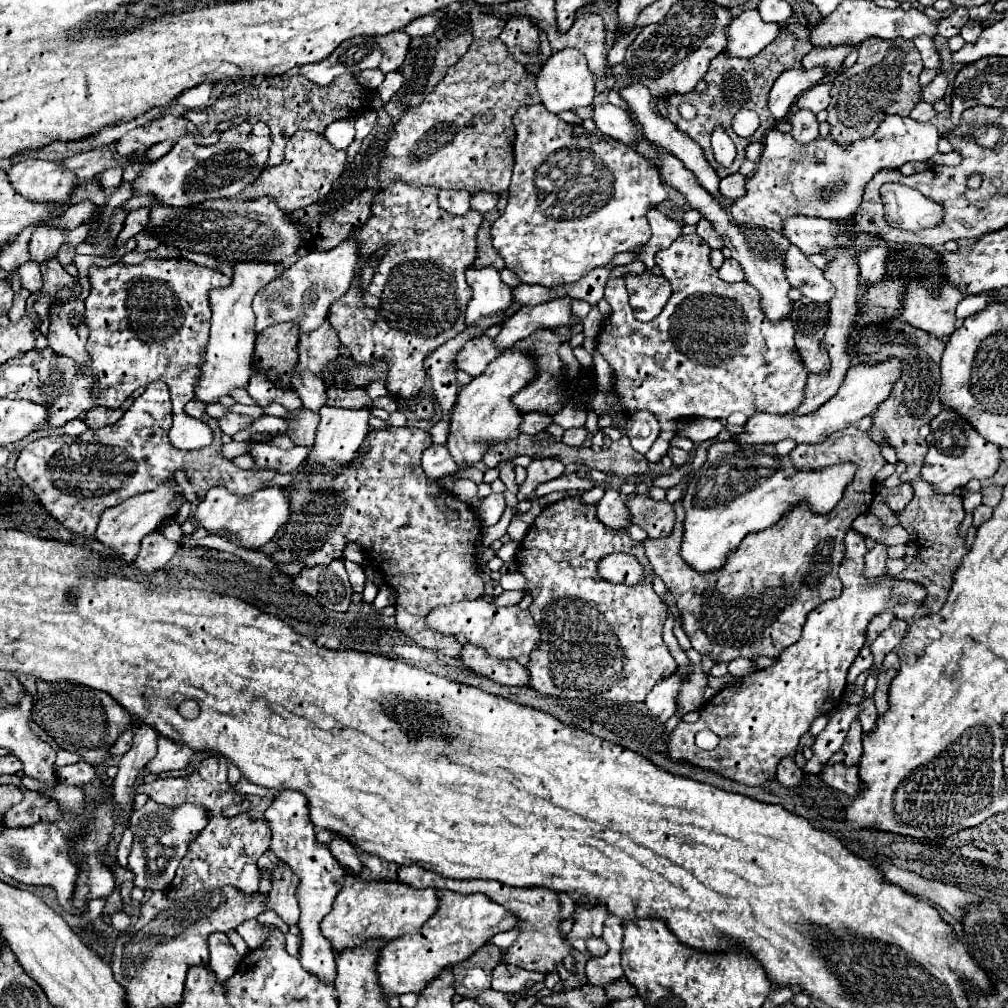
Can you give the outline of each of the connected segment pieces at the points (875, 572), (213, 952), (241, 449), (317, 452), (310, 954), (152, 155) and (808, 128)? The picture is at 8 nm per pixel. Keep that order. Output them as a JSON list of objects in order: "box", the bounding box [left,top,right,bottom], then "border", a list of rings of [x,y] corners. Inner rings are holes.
[{"box":[864,543,888,581],"border":[[[876,543],[874,549],[870,549],[868,555],[866,555],[866,573],[864,573],[864,575],[866,575],[870,581],[878,579],[878,577],[884,573],[886,561],[888,561],[888,545]]]},{"box":[208,933,240,983],"border":[[[212,933],[208,935],[208,949],[210,949],[210,969],[216,973],[218,983],[228,981],[240,963],[240,957],[234,945],[228,941],[226,933]]]},{"box":[222,439,256,457],"border":[[[250,439],[250,441],[242,441],[242,443],[232,441],[232,443],[228,443],[228,445],[222,447],[222,455],[224,455],[224,457],[238,457],[238,455],[250,451],[250,447],[252,447],[254,443],[256,443],[256,441],[252,441],[252,439]]]},{"box":[300,405,370,477],"border":[[[324,405],[320,409],[320,425],[316,431],[316,443],[310,449],[310,455],[304,461],[304,465],[300,465],[300,469],[308,469],[310,471],[308,477],[314,477],[316,469],[324,469],[332,477],[336,477],[344,467],[348,467],[354,453],[362,445],[364,437],[368,435],[368,431],[370,431],[368,429],[368,417],[370,417],[368,409],[348,411],[348,409],[336,409],[336,407]]]},{"box":[264,791,348,985],"border":[[[296,791],[280,793],[280,797],[274,797],[274,803],[266,809],[264,817],[272,829],[270,851],[282,863],[286,863],[290,867],[290,871],[300,879],[296,885],[296,899],[300,905],[298,927],[300,927],[300,937],[302,937],[300,963],[308,973],[316,975],[322,983],[334,985],[334,979],[336,979],[334,951],[332,951],[332,943],[322,935],[320,923],[322,923],[324,915],[330,911],[330,905],[332,905],[336,893],[342,889],[348,869],[344,869],[344,865],[340,861],[336,861],[336,857],[332,857],[328,845],[324,845],[316,839],[316,829],[308,817],[308,801],[304,795],[300,795]]]},{"box":[146,141,172,161],"border":[[[165,141],[162,143],[158,143],[154,146],[152,146],[147,152],[146,152],[146,159],[149,161],[157,161],[161,157],[163,157],[165,154],[167,154],[170,149],[172,149],[172,143]]]},{"box":[792,111,818,143],"border":[[[796,111],[792,115],[792,137],[800,143],[810,143],[812,139],[818,137],[818,121],[812,111]]]}]

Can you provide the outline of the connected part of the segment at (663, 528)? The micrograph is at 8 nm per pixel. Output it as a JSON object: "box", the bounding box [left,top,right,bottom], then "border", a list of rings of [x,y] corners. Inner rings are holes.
{"box":[626,493,674,537],"border":[[[638,493],[626,499],[626,509],[630,513],[630,521],[640,525],[648,537],[664,537],[672,531],[674,511],[666,499],[654,501],[650,495]]]}

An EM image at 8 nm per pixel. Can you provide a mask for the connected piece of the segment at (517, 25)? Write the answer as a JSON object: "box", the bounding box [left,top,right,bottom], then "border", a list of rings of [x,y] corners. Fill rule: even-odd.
{"box":[500,17,544,67],"border":[[[512,17],[508,19],[506,27],[500,33],[500,41],[524,67],[526,65],[542,67],[544,63],[540,49],[540,33],[536,31],[538,29],[532,25],[532,21],[528,21],[528,17]]]}

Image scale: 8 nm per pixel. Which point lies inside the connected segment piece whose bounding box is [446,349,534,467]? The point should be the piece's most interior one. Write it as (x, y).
(483, 414)

